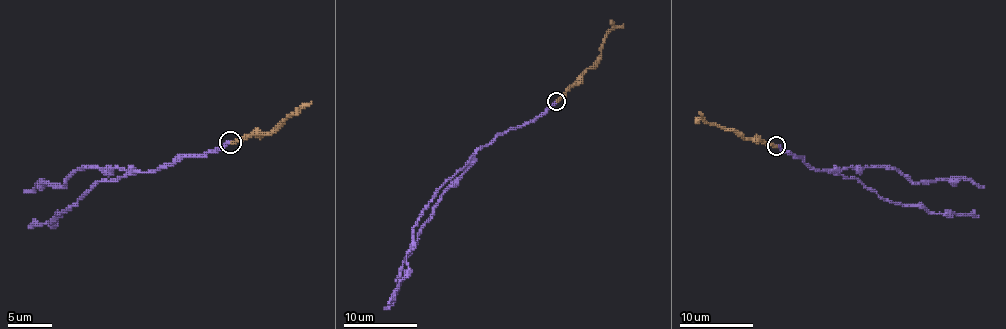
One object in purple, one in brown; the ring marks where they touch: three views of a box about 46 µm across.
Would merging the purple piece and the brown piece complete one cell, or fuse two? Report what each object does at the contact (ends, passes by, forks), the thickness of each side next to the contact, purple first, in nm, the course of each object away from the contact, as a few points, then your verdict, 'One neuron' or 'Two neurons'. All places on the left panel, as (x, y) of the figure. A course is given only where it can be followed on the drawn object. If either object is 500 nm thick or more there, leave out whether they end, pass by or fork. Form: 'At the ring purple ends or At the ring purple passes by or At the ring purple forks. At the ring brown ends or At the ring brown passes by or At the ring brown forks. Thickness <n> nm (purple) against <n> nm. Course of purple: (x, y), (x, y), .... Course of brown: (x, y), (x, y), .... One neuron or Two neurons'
At the ring purple ends. At the ring brown ends. Thickness 220 nm (purple) against 260 nm. Course of purple: (231, 141), (202, 154), (100, 181), (53, 223), (37, 223), (29, 228). Course of brown: (231, 141), (266, 134), (311, 101). One neuron

